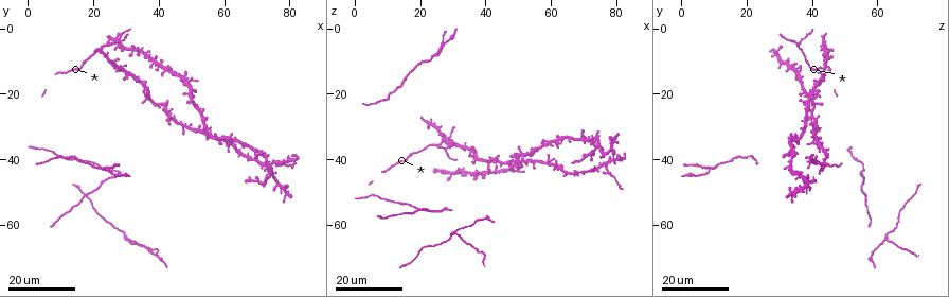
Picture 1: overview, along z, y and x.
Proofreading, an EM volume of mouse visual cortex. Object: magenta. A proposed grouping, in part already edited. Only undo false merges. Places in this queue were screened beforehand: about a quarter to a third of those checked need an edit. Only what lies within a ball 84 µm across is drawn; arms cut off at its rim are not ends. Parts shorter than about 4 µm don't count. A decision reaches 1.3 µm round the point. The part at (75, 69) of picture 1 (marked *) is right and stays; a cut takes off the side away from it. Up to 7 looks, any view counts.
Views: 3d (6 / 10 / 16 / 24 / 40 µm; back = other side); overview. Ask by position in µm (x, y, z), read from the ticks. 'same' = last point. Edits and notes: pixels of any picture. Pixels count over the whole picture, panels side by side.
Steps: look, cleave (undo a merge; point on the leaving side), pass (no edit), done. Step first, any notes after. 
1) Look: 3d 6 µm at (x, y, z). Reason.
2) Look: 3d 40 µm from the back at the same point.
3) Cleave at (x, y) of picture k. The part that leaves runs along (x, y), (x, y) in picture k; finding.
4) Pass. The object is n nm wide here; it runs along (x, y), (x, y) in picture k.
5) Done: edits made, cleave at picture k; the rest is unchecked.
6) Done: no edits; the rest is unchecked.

Look: 3d 16 µm at (23.0, 43.0, 8.0). Three-way junction.

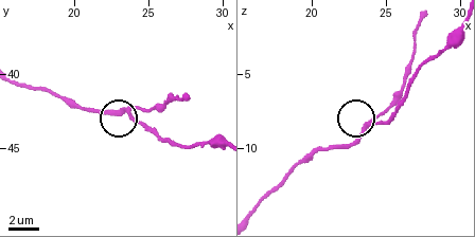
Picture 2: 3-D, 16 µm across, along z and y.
Look: 3d 10 µm at (23.8, 42.6, 8.4).

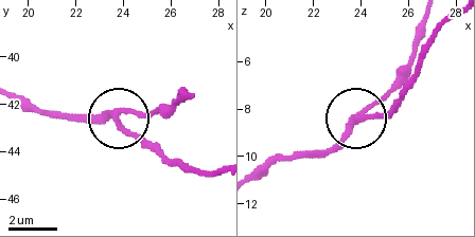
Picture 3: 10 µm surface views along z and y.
Look: 3d 10 µm from the back at (23.8, 42.7, 8.5).

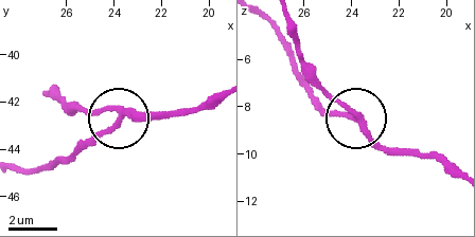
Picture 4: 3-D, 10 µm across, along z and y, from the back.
Pass. The object is 240 nm wide here; it runs along (218, 93), (188, 113), (115, 117), (63, 107) in picture 4; one neuron here.

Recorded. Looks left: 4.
Look: 3d 24 µm at (30.0, 64.5, 62.0). Small branch off a trunk.

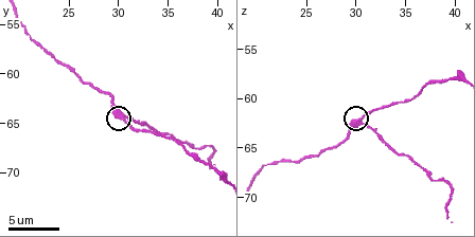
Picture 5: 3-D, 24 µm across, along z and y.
Look: 3d 10 µm at (30.4, 64.2, 62.2). Closer look.

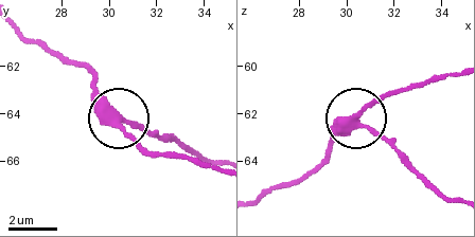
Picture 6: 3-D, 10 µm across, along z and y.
Pass. 3 arms meet here; continuous, no second neuron.

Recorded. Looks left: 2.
Look: 3d 24 µm at (26.5, 43.5, 55.5). Sudden change in width.

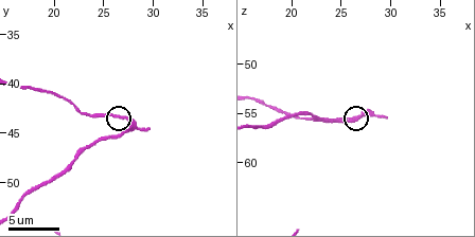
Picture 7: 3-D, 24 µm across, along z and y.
Look: 3d 6 µm at the same point.

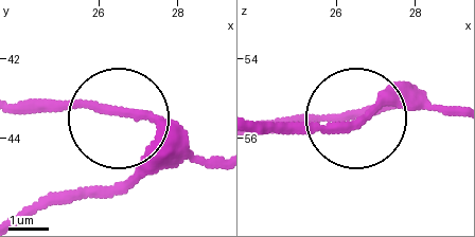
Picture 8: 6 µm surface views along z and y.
Pass. It runs along (17, 109), (148, 119), (206, 166) in picture 8; all the same neuron.

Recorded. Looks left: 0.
Done: no edits; the rest is unchecked.

